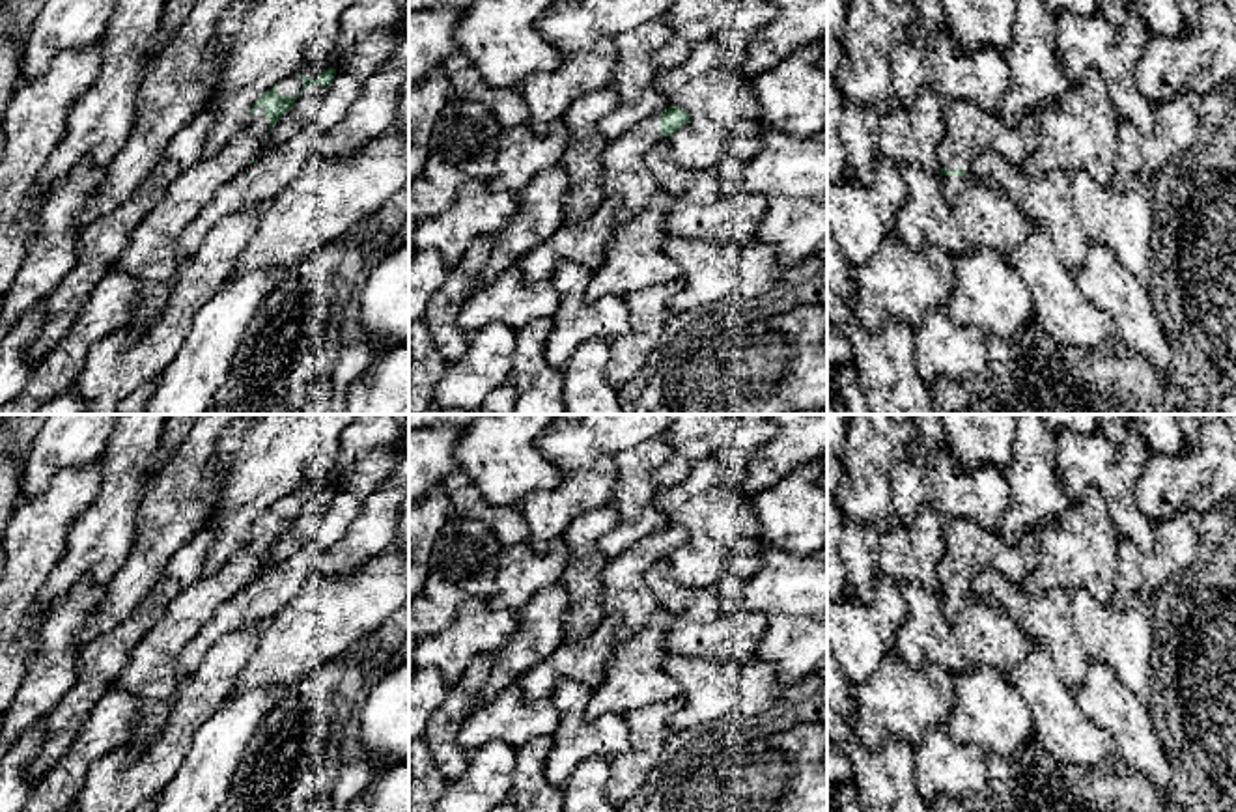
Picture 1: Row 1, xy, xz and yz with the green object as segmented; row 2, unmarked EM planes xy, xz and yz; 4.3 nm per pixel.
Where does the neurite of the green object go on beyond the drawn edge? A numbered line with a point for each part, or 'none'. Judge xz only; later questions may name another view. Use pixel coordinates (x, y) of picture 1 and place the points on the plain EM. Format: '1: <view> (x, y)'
1: xz (624, 588)

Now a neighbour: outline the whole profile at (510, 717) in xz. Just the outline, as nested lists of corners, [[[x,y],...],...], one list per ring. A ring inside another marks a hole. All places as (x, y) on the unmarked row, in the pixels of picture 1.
[[[513,683],[461,722],[456,743],[469,754],[491,741],[521,747],[536,737],[553,735],[558,724],[560,715],[551,696],[527,700],[523,689]]]

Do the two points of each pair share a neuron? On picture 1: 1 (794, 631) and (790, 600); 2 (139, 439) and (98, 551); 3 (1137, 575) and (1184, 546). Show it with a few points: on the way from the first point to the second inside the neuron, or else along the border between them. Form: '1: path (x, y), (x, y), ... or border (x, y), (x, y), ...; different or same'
1: border (807, 615), (770, 616); different
2: path (127, 467), (124, 490), (111, 523); same
3: path (1149, 572), (1173, 553); same

